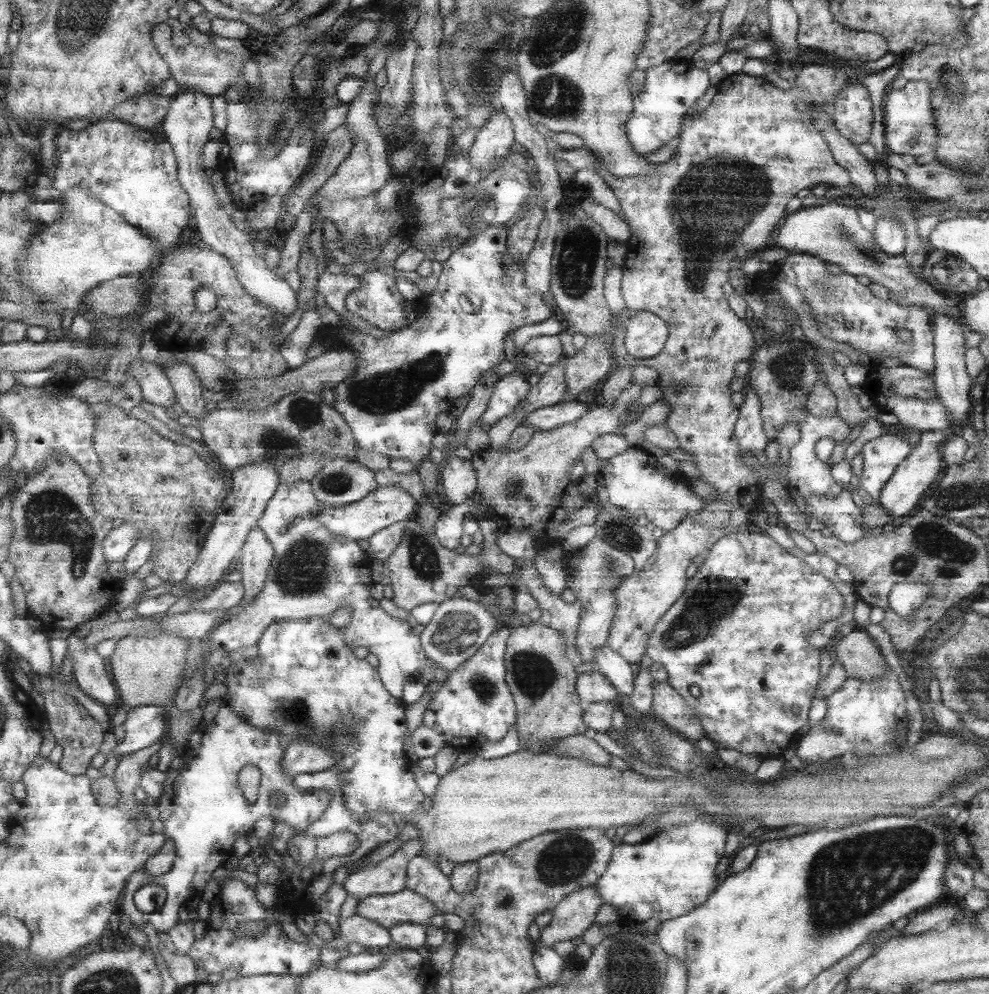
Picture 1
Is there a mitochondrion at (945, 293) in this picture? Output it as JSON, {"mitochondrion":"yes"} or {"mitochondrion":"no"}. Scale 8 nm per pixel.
{"mitochondrion":"no"}

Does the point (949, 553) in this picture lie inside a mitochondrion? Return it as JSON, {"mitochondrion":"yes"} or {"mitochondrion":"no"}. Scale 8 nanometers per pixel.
{"mitochondrion":"yes"}

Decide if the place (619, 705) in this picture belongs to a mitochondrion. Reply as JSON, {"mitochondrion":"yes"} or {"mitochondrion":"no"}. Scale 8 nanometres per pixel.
{"mitochondrion":"no"}

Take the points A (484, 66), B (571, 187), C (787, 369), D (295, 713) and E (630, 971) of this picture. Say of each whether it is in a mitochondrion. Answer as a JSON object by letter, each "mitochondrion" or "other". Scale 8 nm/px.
{"A":"mitochondrion","B":"other","C":"mitochondrion","D":"mitochondrion","E":"mitochondrion"}

